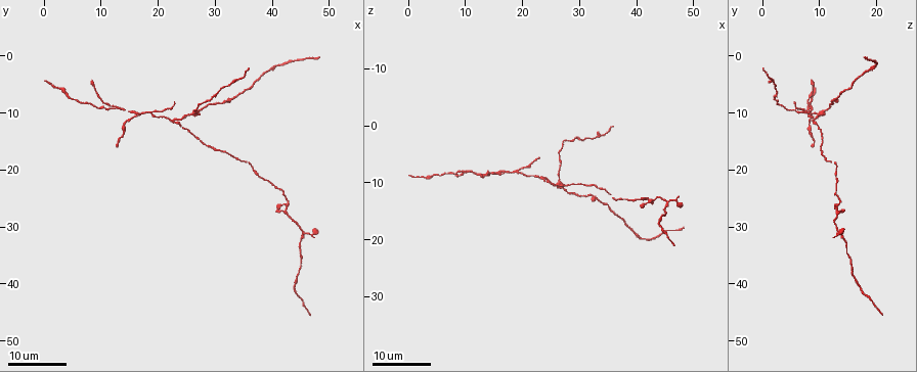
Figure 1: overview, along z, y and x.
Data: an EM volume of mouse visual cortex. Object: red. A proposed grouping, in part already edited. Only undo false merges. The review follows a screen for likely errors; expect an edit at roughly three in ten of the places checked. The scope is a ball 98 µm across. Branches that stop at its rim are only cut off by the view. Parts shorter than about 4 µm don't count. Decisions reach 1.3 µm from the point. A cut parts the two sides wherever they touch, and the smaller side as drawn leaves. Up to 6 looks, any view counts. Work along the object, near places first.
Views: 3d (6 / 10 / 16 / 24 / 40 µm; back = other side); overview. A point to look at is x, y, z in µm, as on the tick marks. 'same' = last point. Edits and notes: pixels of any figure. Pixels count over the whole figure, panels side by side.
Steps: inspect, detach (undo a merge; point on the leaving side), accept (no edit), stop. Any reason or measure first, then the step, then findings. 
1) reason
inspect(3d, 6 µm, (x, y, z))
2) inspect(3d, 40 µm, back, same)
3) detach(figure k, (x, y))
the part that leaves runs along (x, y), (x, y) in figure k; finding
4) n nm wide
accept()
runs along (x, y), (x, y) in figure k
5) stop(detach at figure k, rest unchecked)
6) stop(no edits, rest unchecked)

side arm on a straight run
inspect(3d, 24 µm, (23.5, 11.0, 9.0))

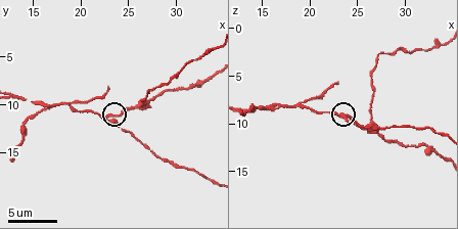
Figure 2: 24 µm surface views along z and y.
inspect(3d, 10 µm, same)

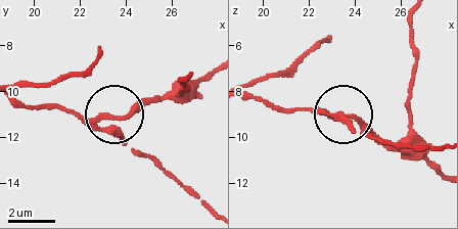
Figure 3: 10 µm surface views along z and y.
detach(figure 3, (129, 116))
a second cell is stuck on

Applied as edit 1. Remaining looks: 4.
inspect(overview)

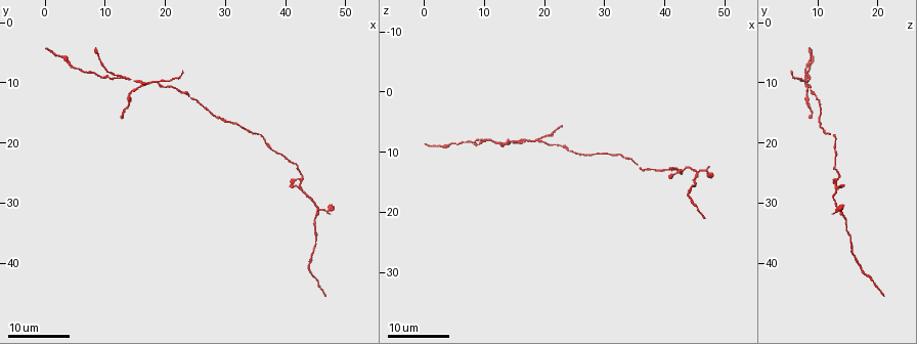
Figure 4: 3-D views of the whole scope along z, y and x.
sudden change in width
inspect(3d, 24 µm, (42.5, 25.5, 13.0))

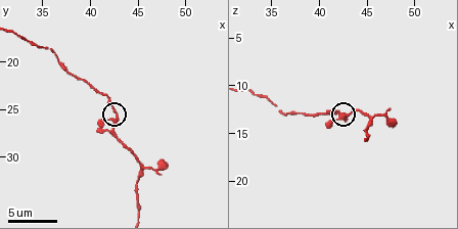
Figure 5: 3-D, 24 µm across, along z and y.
inspect(3d, 6 µm, same)

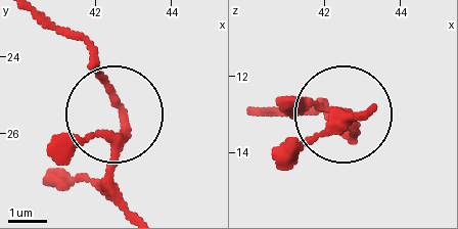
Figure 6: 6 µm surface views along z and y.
inspect(3d, 6 µm, back, (42.75, 25.95, 13.40))

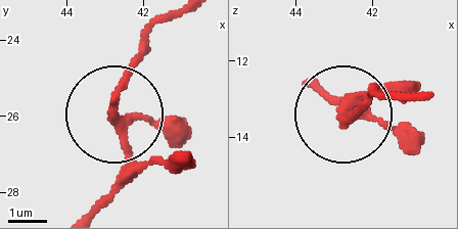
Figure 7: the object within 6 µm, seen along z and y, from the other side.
accept()
runs along (157, 17), (119, 105), (129, 174), (112, 200) in figure 7; continuous, no second cell

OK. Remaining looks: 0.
stop(detach at figure 3, rest unchecked)

